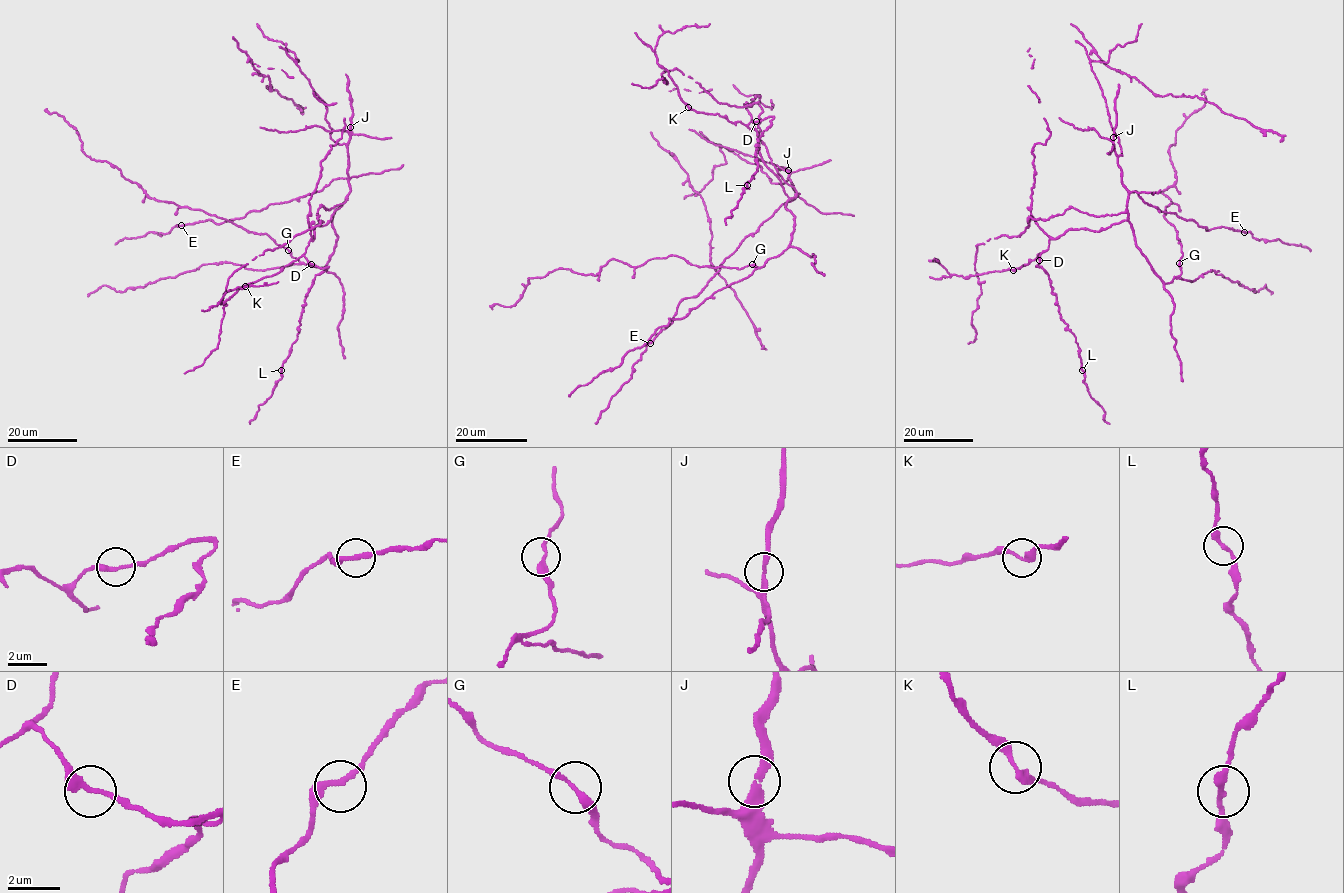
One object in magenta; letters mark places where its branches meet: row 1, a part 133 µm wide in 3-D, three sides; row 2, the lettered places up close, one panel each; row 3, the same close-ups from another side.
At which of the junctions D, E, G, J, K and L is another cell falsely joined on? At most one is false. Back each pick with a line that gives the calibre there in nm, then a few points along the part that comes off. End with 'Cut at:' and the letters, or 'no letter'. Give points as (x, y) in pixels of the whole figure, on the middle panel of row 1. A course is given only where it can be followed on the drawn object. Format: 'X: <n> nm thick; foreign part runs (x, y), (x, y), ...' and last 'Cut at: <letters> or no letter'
Cut at: no letter

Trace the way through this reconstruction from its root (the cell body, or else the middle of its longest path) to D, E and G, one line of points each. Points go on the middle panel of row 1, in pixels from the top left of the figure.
D: (796, 196), (789, 197), (778, 178), (764, 162), (759, 152), (759, 137), (747, 126), (756, 121)
E: (796, 196), (747, 235), (696, 296), (683, 298), (673, 321), (650, 343)
G: (796, 196), (790, 198), (786, 206), (795, 218), (790, 244), (761, 267), (752, 264)

